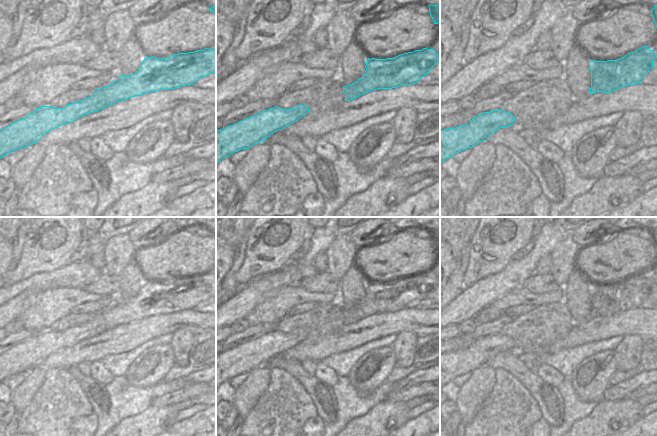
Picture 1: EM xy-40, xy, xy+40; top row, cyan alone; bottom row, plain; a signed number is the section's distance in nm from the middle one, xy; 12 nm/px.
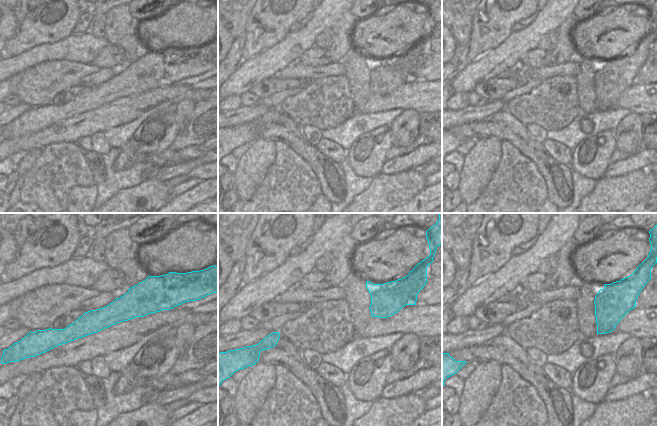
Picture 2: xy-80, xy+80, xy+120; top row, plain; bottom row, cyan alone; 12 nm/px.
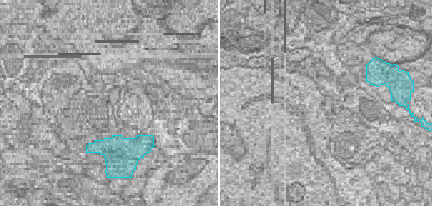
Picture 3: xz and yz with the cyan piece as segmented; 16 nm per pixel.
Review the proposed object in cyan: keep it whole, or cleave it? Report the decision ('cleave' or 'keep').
cleave

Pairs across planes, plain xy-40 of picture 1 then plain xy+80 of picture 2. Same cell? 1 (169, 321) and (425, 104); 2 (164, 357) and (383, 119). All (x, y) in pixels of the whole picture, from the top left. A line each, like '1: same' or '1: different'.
1: same
2: different

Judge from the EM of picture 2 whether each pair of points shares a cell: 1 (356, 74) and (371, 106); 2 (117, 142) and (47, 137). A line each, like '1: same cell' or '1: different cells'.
1: different cells
2: different cells

